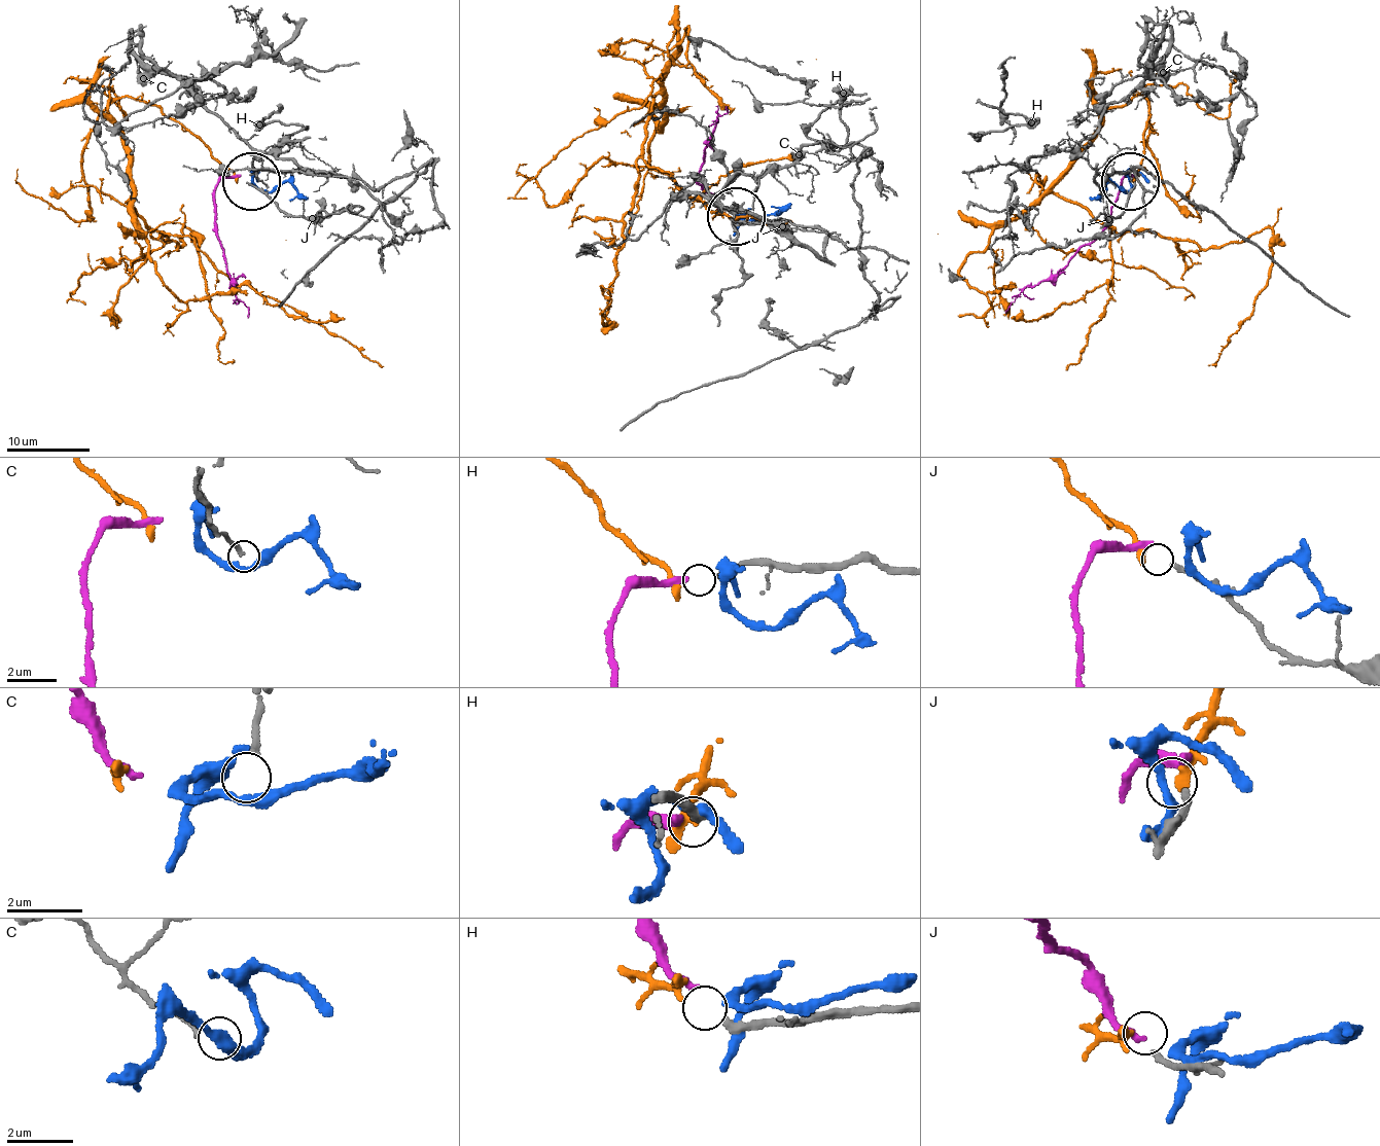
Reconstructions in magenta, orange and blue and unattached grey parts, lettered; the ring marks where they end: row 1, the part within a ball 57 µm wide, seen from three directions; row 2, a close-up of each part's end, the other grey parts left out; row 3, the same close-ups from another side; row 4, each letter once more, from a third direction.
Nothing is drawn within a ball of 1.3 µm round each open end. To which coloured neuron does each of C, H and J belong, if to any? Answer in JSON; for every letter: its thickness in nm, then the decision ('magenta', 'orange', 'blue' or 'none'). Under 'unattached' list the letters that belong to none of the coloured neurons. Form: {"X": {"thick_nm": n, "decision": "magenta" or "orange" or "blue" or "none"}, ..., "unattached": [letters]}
{"C": {"thick_nm": 150, "decision": "none"}, "H": {"thick_nm": 240, "decision": "magenta"}, "J": {"thick_nm": 160, "decision": "orange"}, "unattached": ["C"]}

